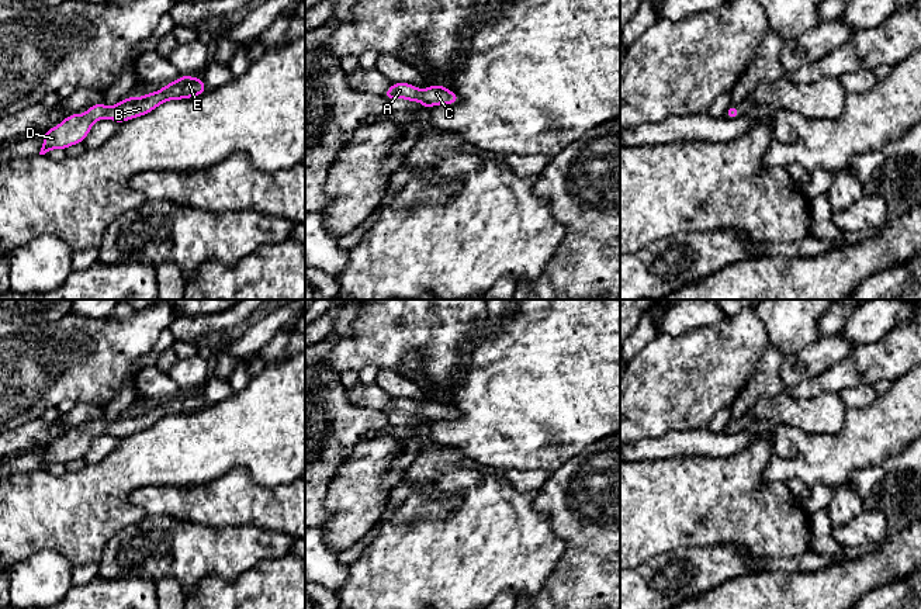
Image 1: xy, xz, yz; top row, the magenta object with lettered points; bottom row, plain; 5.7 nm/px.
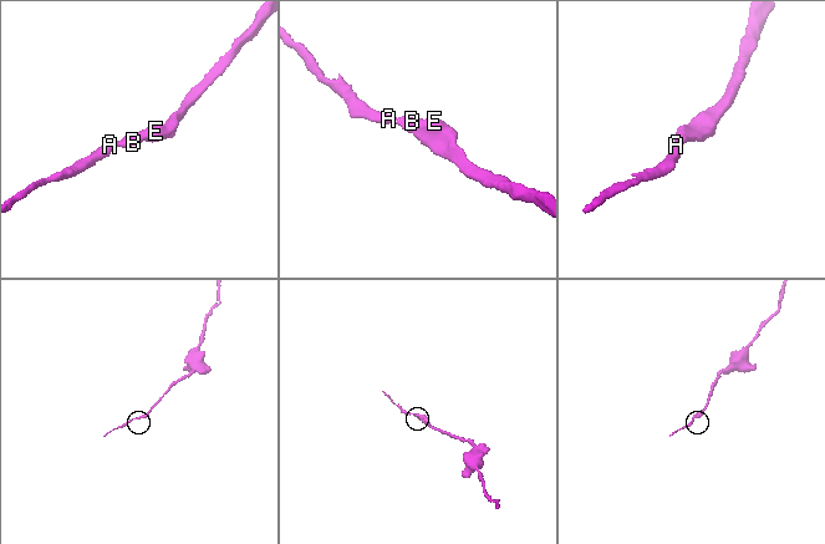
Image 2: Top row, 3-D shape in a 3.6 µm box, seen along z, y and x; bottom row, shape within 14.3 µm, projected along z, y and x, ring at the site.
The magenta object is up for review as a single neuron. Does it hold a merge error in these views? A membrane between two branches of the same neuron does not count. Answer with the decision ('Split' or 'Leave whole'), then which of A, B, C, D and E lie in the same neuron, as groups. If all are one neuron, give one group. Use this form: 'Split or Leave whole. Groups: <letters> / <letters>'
Leave whole. Groups: A B C D E

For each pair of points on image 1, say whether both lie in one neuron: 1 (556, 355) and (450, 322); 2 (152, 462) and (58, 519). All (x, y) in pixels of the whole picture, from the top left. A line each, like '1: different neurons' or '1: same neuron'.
1: different neurons
2: same neuron

